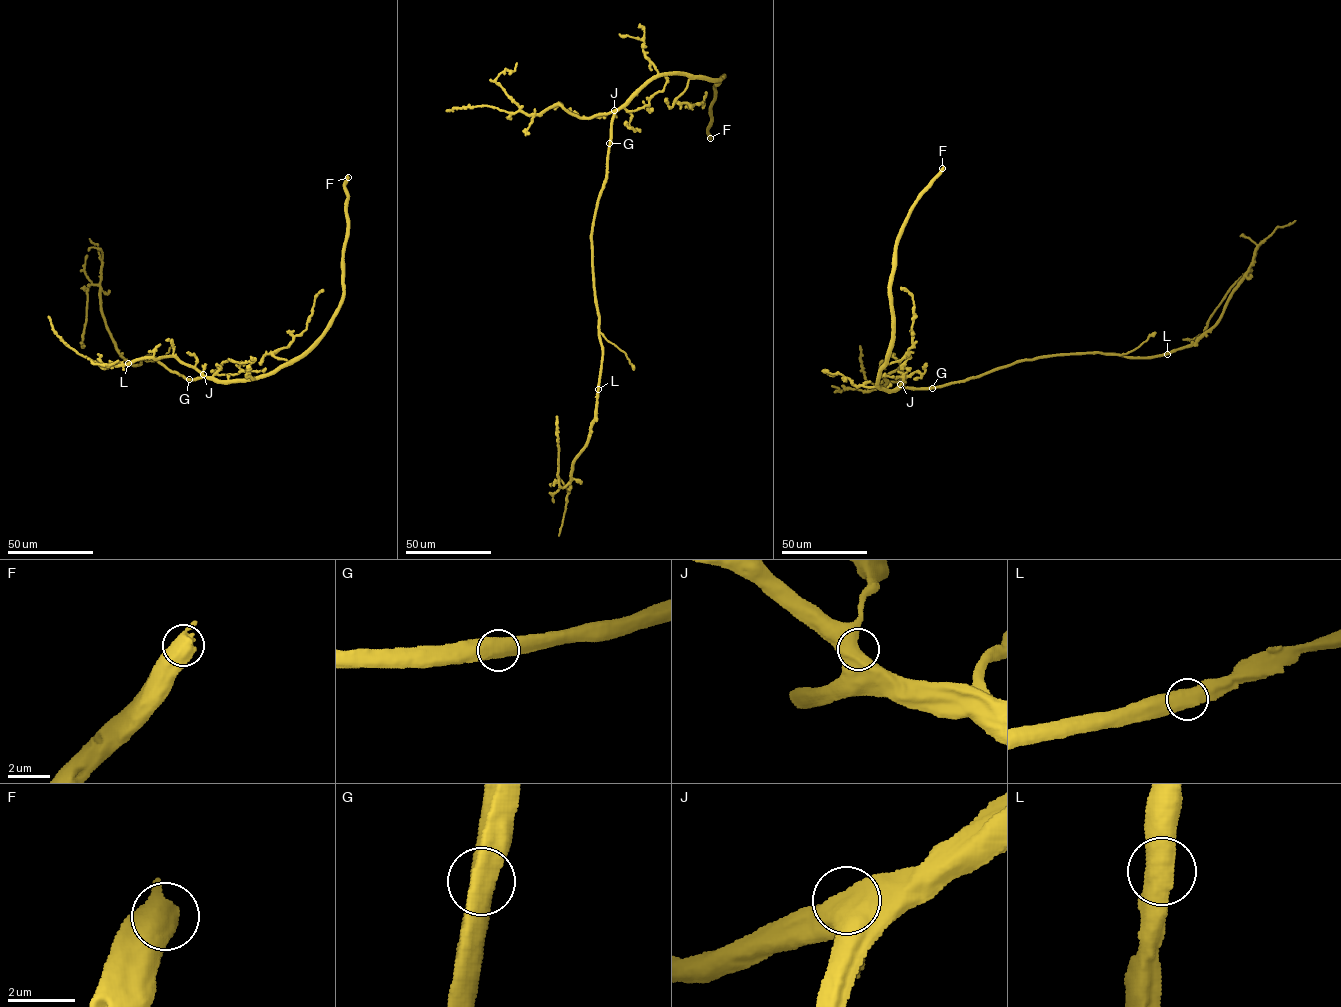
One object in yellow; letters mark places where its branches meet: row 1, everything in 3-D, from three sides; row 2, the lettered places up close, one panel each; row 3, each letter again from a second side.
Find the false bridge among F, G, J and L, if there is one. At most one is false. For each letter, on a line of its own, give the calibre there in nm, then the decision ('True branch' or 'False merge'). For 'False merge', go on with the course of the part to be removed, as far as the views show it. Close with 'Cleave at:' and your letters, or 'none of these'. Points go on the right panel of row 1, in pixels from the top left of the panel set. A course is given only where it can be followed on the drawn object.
F: Thickness 650 nm. True branch
G: Thickness 600 nm. True branch
J: Thickness 600 nm. True branch
L: Thickness 650 nm. True branch
Cleave at: none of these

